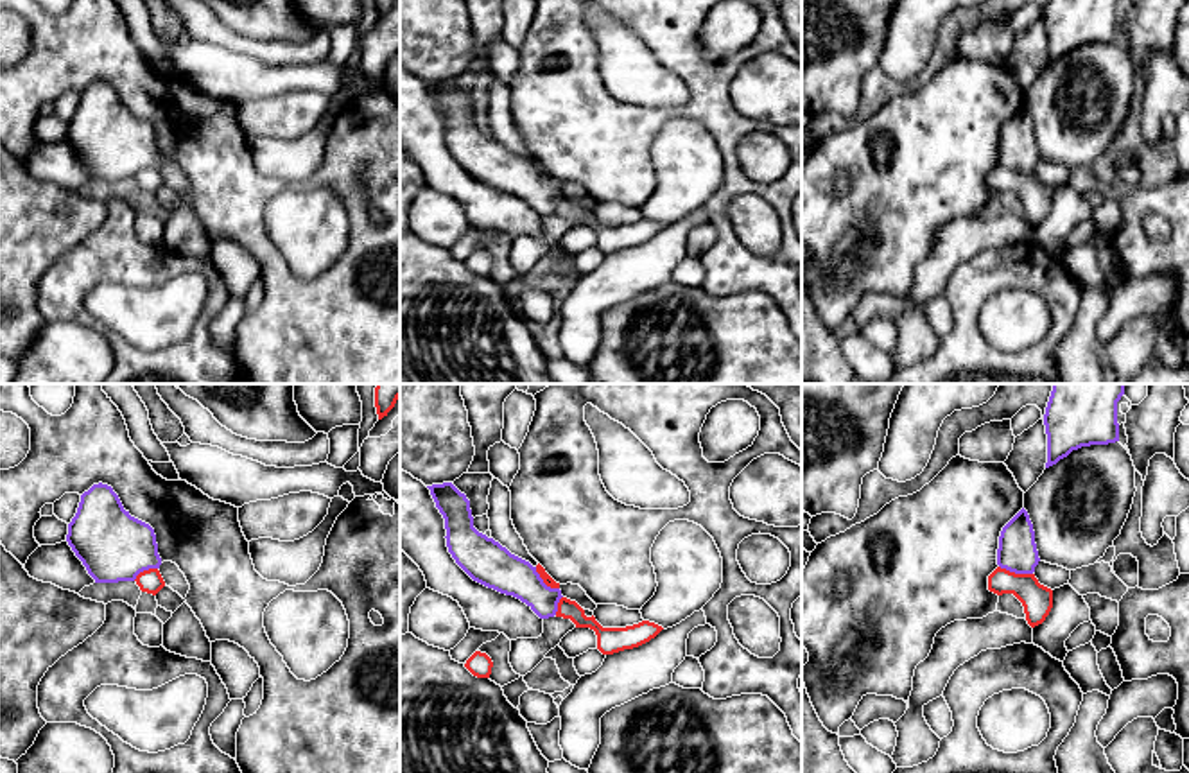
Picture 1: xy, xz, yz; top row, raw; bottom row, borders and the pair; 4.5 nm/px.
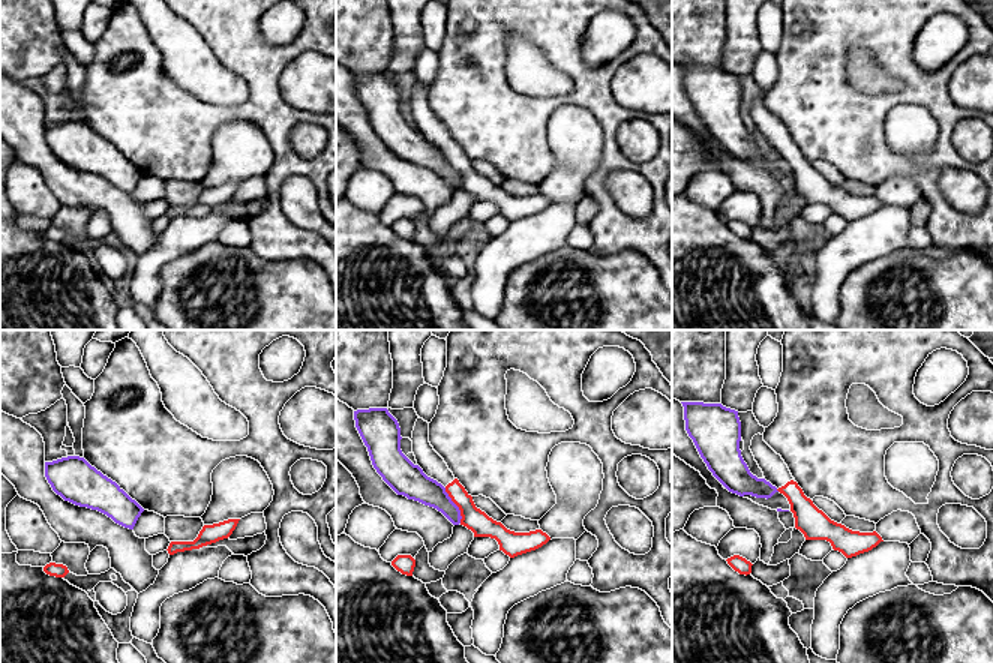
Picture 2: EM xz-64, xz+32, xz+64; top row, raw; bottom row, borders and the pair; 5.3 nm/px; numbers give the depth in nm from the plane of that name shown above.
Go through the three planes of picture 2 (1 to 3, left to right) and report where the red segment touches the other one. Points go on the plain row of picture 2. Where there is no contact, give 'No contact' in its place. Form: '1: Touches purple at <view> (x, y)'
1: No contact
2: Touches purple at xz+32 (456, 170)
3: No contact

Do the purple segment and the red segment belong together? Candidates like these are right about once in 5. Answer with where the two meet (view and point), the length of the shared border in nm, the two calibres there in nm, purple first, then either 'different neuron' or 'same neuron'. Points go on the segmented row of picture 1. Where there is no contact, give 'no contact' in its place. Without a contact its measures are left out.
contact yz (1015, 573); length 160 nm; calibres 180 and 140 nm; different neuron

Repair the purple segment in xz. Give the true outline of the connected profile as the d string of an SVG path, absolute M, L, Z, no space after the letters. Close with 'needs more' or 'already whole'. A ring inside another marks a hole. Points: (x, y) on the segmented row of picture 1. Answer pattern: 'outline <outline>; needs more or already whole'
outline M452 482L427 486L445 518L447 547L477 583L525 603L540 619L554 617L563 597L543 583L536 567L473 527L470 500Z; already whole

